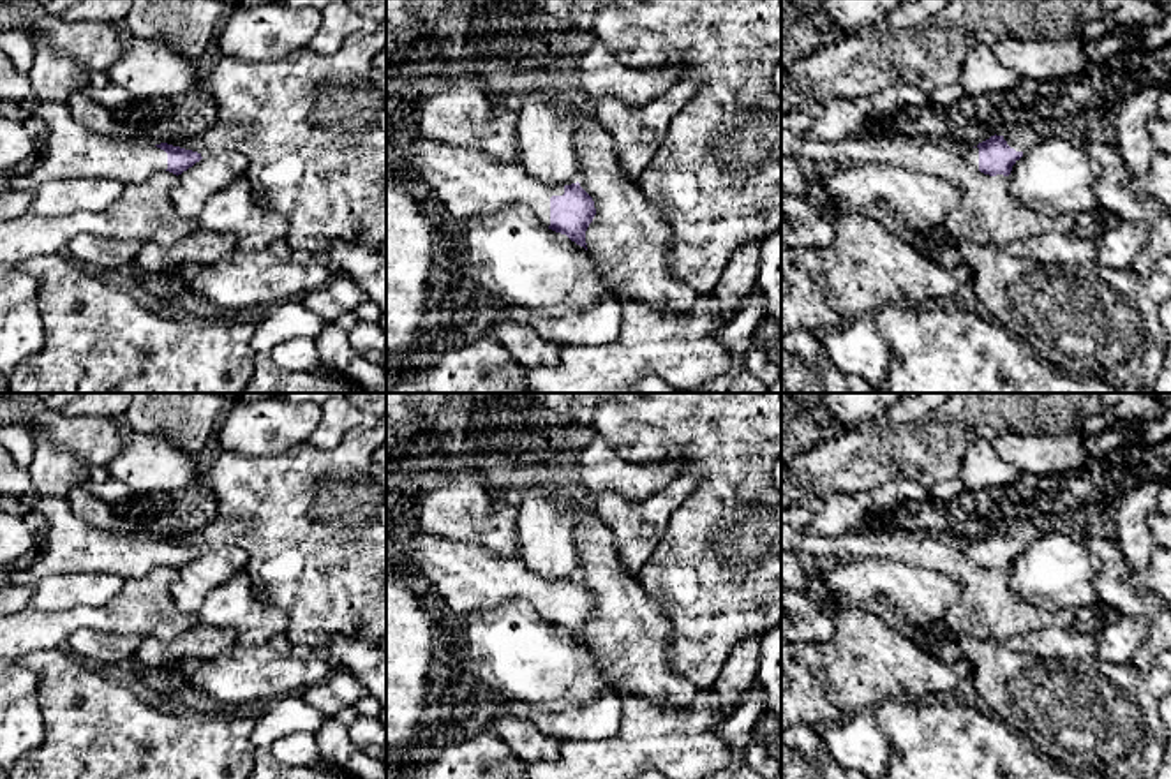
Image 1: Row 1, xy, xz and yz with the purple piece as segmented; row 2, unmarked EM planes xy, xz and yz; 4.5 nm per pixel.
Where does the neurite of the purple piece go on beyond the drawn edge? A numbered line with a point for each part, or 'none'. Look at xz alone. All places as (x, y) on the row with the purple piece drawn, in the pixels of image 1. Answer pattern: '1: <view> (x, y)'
1: xz (466, 182)

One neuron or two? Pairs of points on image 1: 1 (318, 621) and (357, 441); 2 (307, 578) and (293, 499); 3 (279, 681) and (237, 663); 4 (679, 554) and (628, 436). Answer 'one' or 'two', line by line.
1: one
2: one
3: one
4: one

